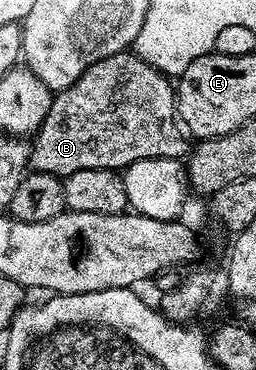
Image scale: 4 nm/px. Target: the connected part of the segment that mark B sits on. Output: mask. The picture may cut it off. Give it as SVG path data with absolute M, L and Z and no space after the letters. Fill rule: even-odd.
M126 51L116 53L110 57L104 57L95 62L91 67L87 67L87 71L83 71L81 76L76 78L62 93L58 92L54 96L51 107L47 111L47 115L43 119L43 123L37 129L35 136L32 138L29 147L29 169L35 173L50 173L59 178L70 177L75 171L87 171L88 169L112 169L114 171L124 171L128 169L131 163L135 163L139 159L147 159L148 157L176 157L184 158L187 153L187 145L185 149L186 134L183 132L182 126L179 124L175 116L175 85L172 80L161 70L156 69L154 65L148 65L143 58L138 57L136 52Z

